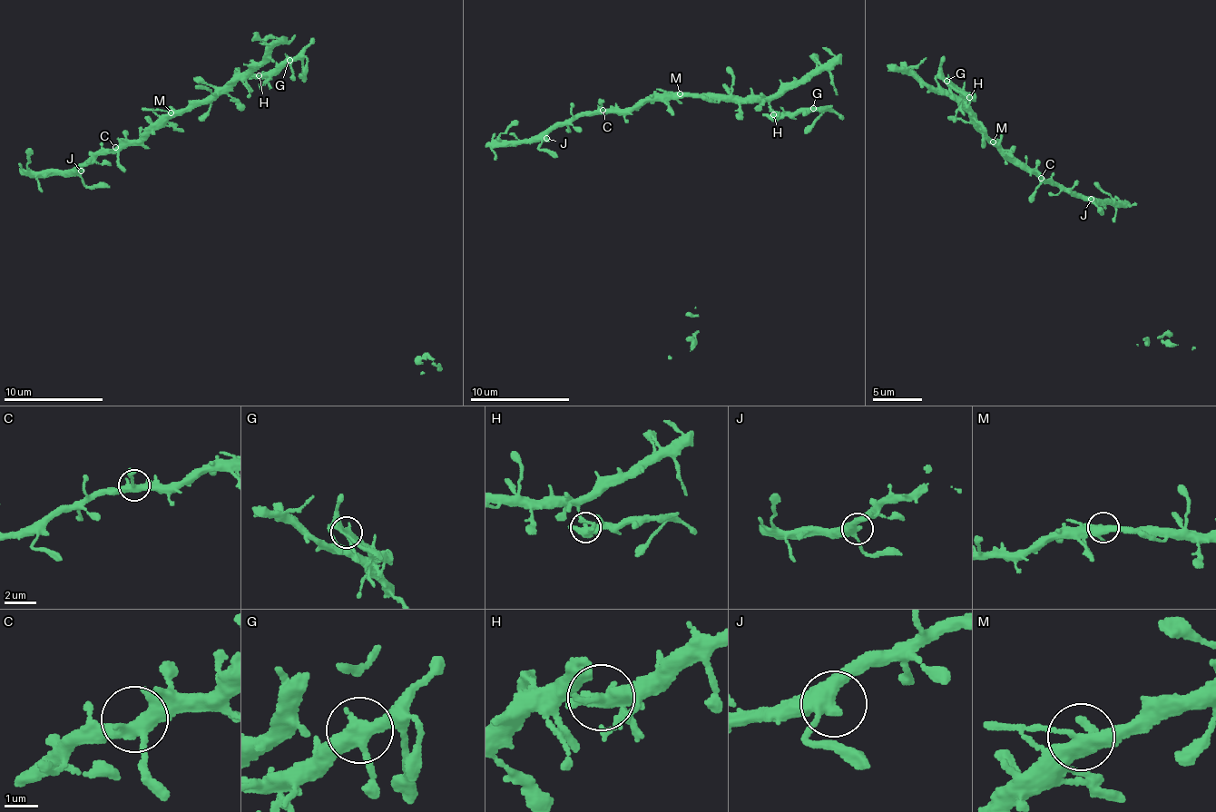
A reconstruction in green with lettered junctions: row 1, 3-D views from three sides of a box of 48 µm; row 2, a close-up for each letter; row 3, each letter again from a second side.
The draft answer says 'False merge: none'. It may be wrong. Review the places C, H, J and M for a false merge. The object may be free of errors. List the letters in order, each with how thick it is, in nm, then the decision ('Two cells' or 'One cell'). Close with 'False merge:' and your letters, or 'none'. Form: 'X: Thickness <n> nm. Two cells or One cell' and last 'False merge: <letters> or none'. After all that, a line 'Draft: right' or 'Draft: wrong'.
C: Thickness 360 nm. One cell
H: Thickness 360 nm. Two cells
J: Thickness 400 nm. One cell
M: Thickness 360 nm. One cell
False merge: H
Draft: wrong

